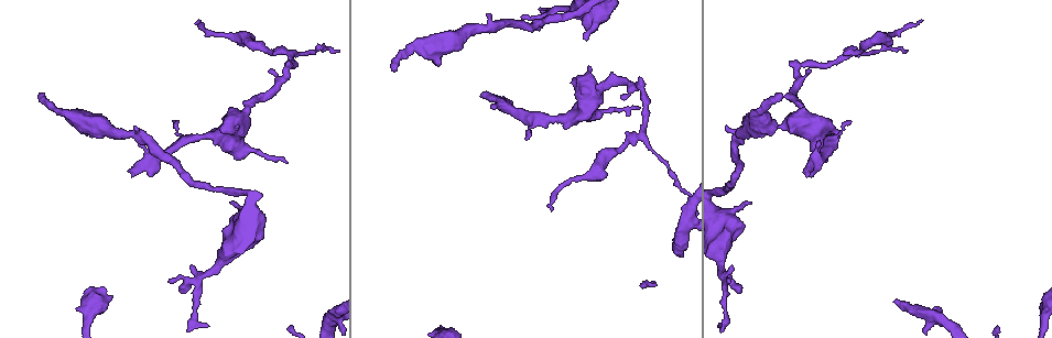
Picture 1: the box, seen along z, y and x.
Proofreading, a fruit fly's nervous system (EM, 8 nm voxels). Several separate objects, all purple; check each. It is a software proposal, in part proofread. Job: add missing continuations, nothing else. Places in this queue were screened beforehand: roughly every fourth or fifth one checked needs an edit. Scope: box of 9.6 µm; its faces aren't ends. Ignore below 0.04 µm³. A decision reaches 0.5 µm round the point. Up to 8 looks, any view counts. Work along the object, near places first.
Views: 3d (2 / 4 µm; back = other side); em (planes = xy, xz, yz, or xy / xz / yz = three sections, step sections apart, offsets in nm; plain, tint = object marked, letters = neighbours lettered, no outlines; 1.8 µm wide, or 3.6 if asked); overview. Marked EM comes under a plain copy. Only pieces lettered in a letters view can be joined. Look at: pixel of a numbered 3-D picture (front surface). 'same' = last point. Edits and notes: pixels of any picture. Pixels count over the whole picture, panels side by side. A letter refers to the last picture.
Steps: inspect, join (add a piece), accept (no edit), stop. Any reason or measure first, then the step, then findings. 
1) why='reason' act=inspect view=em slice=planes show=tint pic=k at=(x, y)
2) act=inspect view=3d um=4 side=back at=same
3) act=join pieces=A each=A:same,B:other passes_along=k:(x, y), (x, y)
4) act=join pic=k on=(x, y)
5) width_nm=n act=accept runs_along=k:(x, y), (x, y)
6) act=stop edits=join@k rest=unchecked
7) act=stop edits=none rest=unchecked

why='an open end' act=inspect view=3d um=4 pic=1 at=(806, 177)

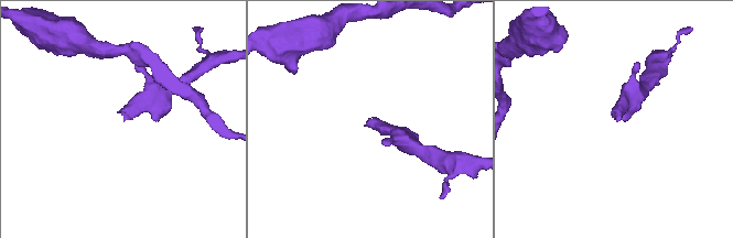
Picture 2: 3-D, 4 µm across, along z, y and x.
why='need the tissue' act=inspect view=em slice=yz step=8 show=tint pic=2 at=(368, 123)

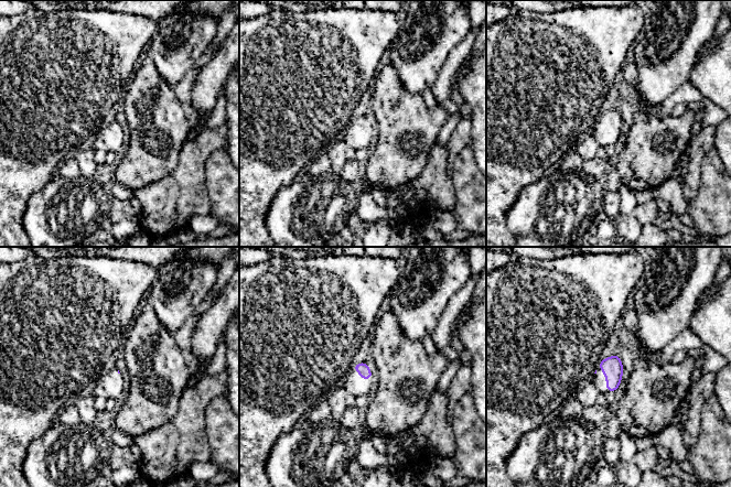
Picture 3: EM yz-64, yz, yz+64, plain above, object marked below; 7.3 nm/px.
act=inspect view=em slice=planes show=letters at=same

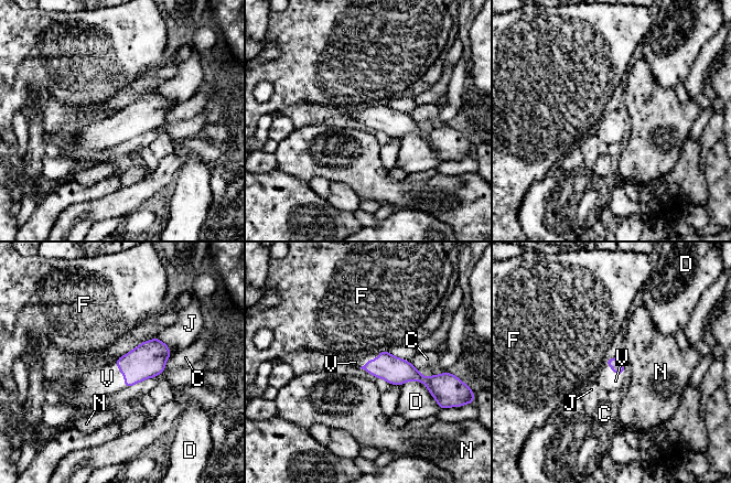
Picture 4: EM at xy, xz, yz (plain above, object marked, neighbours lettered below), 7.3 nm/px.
act=join pieces=V each=C:other,D:other,F:other,J:other,N:other,V:same passes_along=4:(147, 361), (124, 374), (105, 380) found='the cell continues'

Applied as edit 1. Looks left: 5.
act=inspect view=overview

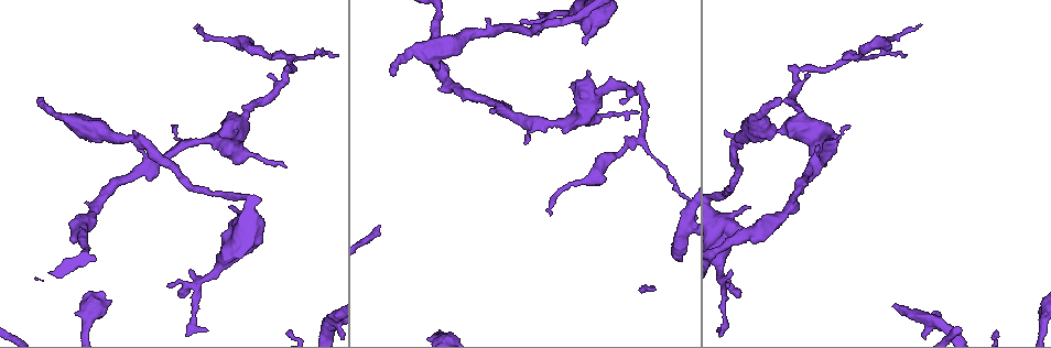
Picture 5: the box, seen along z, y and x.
why='an open end' act=inspect view=em slice=xz step=16 show=letters pic=5 at=(206, 329)

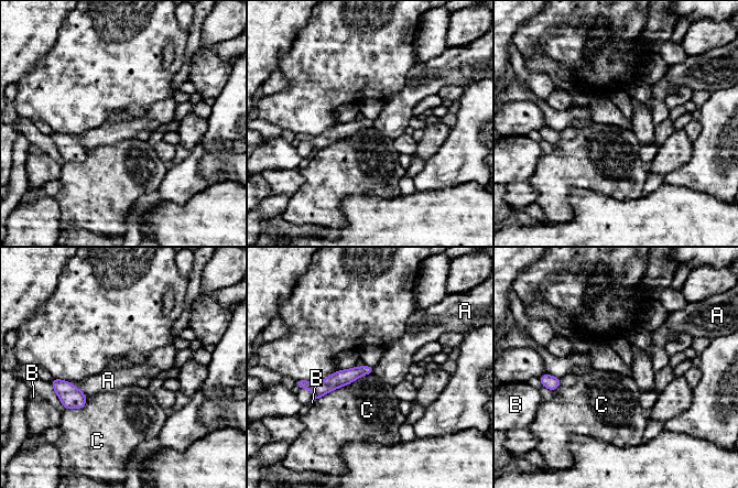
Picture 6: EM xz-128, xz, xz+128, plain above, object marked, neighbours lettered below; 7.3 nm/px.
why='cut it another way' act=inspect view=em slice=planes show=letters at=same

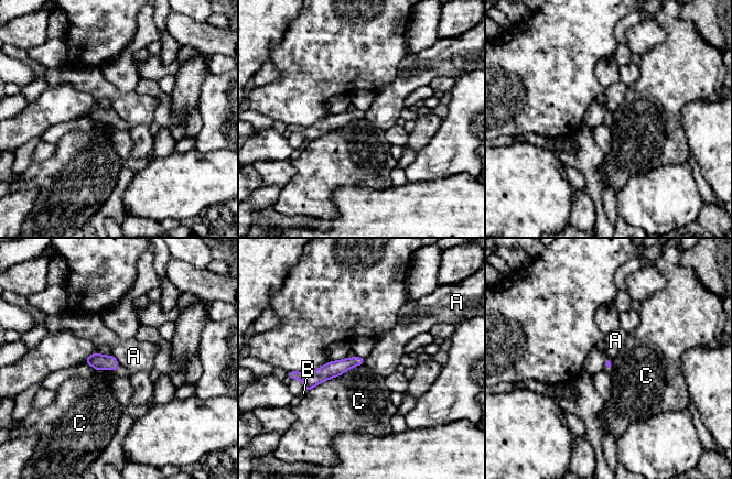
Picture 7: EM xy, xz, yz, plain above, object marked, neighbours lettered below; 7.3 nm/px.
act=accept each=A:other,B:other,C:other runs_along=7:(362, 361), (318, 377), (298, 377) found='no lettered piece goes on from it'

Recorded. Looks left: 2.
why='long arm stops here' act=inspect view=em slice=xy step=16 show=letters pic=5 at=(42, 102)

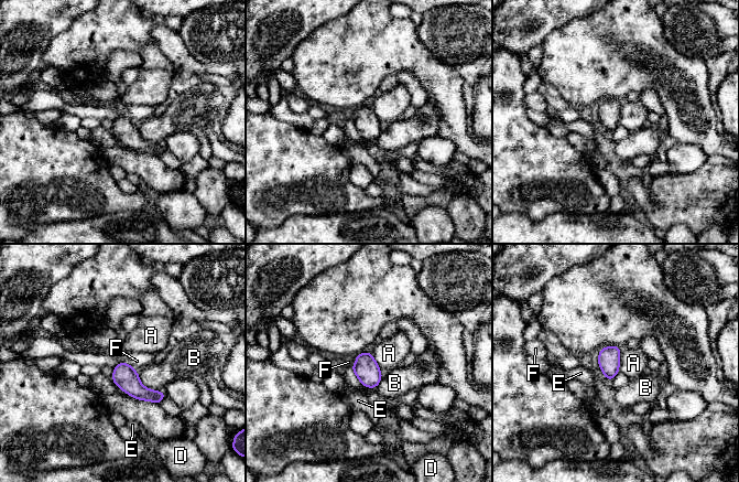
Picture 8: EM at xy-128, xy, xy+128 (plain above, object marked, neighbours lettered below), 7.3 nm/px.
why='cut it another way' act=inspect view=em slice=planes show=letters at=same

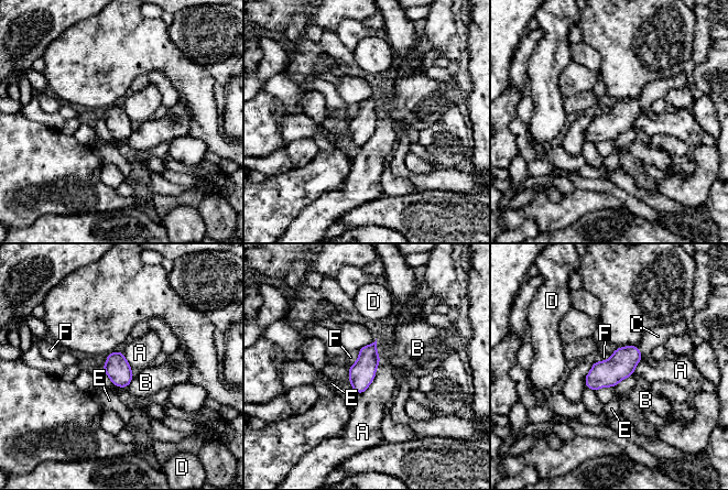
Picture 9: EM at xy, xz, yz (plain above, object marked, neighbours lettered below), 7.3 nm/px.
act=join pieces=C each=A:other,B:other,C:same,D:other,E:other,F:other passes_along=9:(621, 363), (640, 352), (658, 336) found='the cell continues'

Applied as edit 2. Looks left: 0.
act=stop edits=join@4,join@9 rest=unchecked

